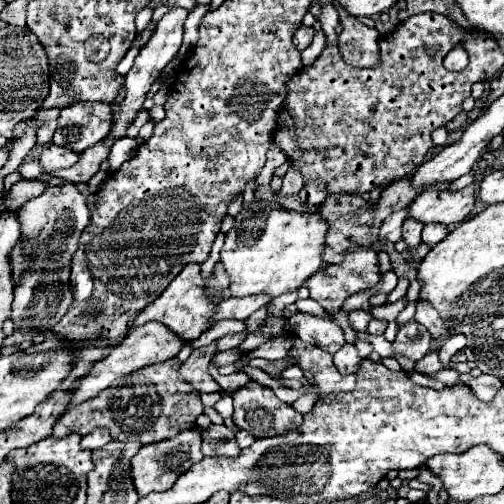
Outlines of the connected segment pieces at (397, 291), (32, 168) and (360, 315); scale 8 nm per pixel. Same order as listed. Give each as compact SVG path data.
M400 278L394 290L388 294L388 302L395 302L406 295L410 281L405 278Z
M28 160L28 162L24 162L20 168L18 168L18 174L22 176L22 178L38 178L38 176L42 176L42 174L46 174L46 170L42 168L42 164L38 162L38 160Z
M354 310L354 312L348 314L348 320L350 320L350 326L352 326L356 332L366 332L368 322L370 322L370 314L364 312L364 310Z

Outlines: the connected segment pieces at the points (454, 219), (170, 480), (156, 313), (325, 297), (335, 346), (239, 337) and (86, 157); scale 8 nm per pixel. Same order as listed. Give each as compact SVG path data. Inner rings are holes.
M474 184L462 188L462 190L426 190L422 192L408 210L410 218L416 218L424 224L428 222L442 222L446 226L462 222L476 202L476 188Z
M184 430L176 438L142 446L140 452L130 462L132 482L134 482L138 496L146 496L150 492L164 492L168 488L172 488L172 484L178 480L178 476L184 474L192 464L200 462L202 458L204 456L200 452L200 432L198 430Z
M186 264L180 276L172 280L172 284L160 294L160 298L156 298L148 308L144 308L144 312L140 312L140 316L136 316L132 326L142 326L146 322L156 320L156 322L166 324L180 338L196 340L202 332L206 332L212 326L210 322L214 314L216 314L216 302L212 302L206 294L204 278L200 276L200 264Z
M358 250L358 252L346 252L346 260L342 264L332 264L332 266L326 268L326 272L318 272L312 278L308 278L306 286L310 286L308 288L310 298L316 300L324 310L338 312L346 298L376 286L378 280L380 280L378 254L374 250Z
M296 312L294 316L288 318L288 322L294 336L298 334L302 342L314 344L330 354L334 354L346 344L344 332L334 320L326 320L314 314L306 314L306 312Z
M240 332L240 334L228 334L228 336L220 338L220 340L216 340L218 350L232 350L232 348L238 348L238 346L244 342L244 338L246 338L246 336L248 336L248 332Z
M100 142L100 144L84 150L76 166L52 171L50 175L64 180L72 180L72 182L76 180L76 184L88 182L100 170L100 164L106 158L108 158L108 148L104 148L104 142Z

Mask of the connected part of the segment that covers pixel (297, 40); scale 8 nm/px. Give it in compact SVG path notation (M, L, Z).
M300 26L296 30L296 34L294 34L294 46L296 46L296 50L302 52L304 48L308 48L312 44L312 38L314 38L314 30L306 28L306 26Z

